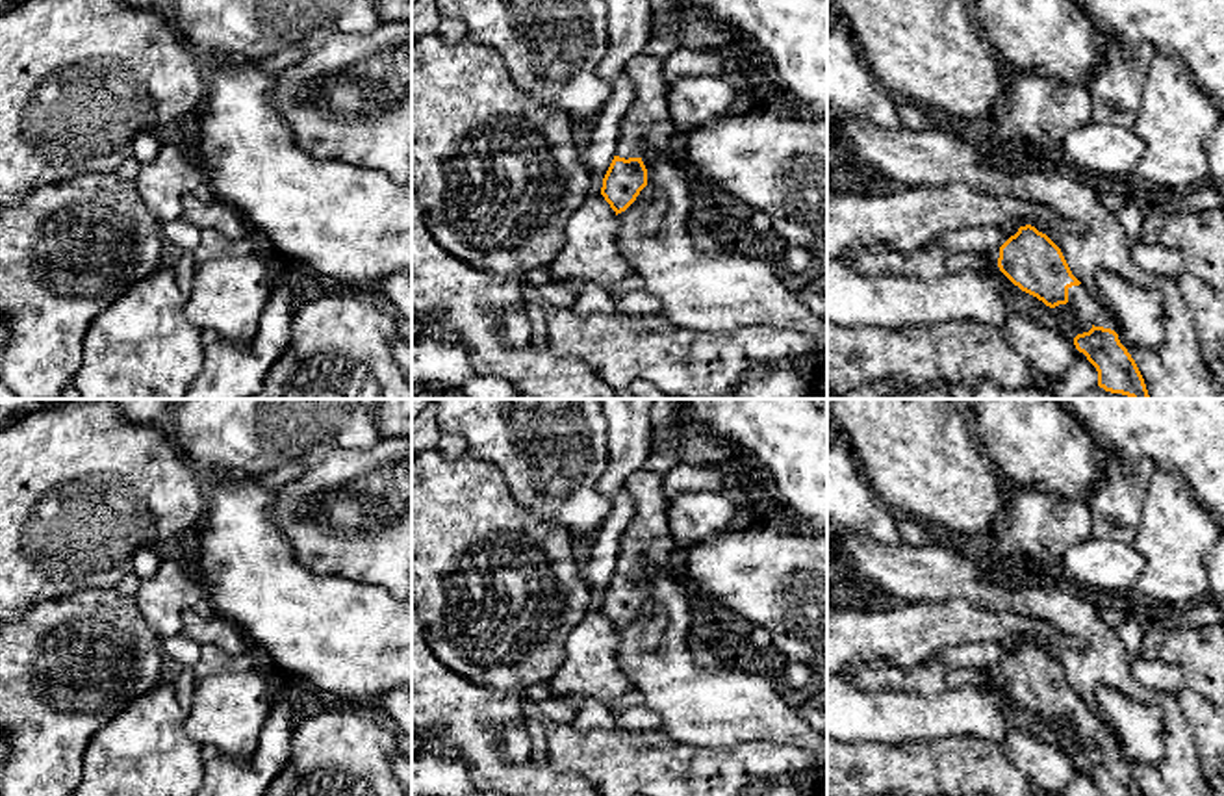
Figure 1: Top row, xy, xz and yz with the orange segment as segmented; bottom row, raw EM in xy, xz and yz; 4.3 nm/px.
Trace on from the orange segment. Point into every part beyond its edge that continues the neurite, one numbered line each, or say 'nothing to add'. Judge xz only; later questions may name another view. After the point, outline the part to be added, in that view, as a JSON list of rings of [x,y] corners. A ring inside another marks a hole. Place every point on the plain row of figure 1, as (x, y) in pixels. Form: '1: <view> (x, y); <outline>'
1: xz (648, 540); [[[642,468],[627,479],[625,488],[634,501],[634,516],[619,542],[616,571],[644,573],[649,564],[675,570],[679,547],[666,516],[662,475]]]

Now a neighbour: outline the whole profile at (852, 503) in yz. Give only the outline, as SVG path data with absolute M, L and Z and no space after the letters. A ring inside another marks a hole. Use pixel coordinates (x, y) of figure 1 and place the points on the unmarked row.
M827 443L827 521L879 544L903 544L898 514L890 510L861 469L849 445Z

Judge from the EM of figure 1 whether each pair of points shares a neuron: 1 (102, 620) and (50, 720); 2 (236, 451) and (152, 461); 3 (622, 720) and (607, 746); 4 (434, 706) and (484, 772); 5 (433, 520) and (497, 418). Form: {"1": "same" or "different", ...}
{"1": "same", "2": "different", "3": "different", "4": "same", "5": "different"}

